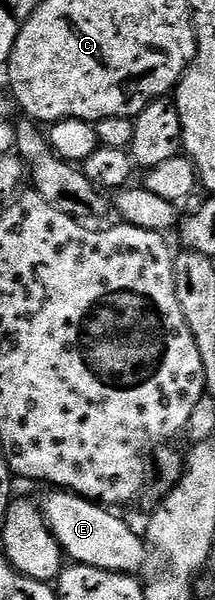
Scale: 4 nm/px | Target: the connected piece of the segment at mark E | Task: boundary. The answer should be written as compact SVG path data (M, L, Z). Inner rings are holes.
M52 489L49 492L44 500L39 500L38 506L61 551L73 564L132 575L147 561L148 555L150 559L145 540L132 532L131 525L120 516L123 514L84 499L72 491Z

